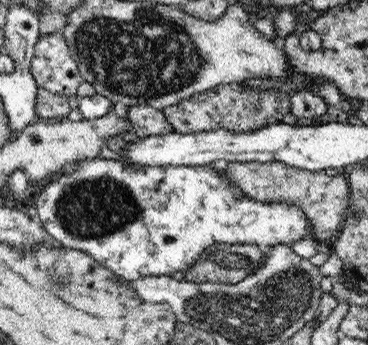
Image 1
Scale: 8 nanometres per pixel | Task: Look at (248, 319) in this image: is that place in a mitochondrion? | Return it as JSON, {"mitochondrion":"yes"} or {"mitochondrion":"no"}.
{"mitochondrion":"yes"}

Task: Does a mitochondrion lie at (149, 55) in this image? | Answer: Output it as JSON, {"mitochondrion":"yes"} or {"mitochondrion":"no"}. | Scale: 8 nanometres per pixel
{"mitochondrion":"yes"}

